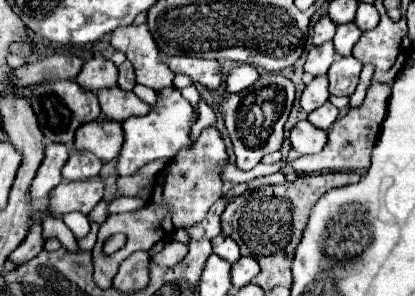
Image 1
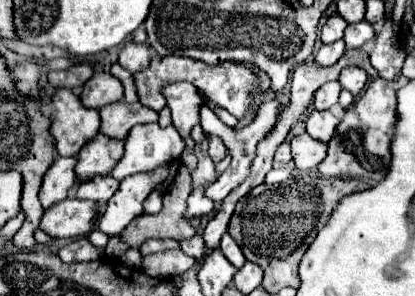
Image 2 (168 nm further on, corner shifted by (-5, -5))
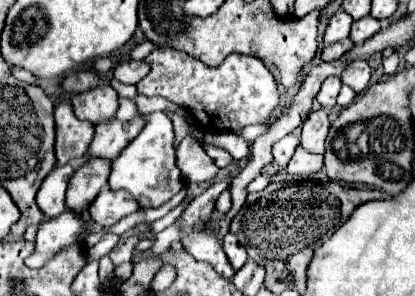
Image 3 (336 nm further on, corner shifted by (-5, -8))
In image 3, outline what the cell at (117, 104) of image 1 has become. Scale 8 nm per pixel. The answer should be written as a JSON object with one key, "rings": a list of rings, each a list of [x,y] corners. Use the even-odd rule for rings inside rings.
{"rings":[[[116,118],[102,122],[96,126],[88,154],[96,158],[114,160],[140,134],[142,128],[144,128],[142,118],[134,118],[130,122],[120,122]]]}

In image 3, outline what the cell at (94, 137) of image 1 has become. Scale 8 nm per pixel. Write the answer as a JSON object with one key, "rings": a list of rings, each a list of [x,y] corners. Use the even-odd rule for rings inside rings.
{"rings":[[[88,158],[86,164],[74,172],[66,190],[66,206],[72,212],[78,212],[80,216],[86,212],[90,200],[94,200],[94,196],[98,196],[102,186],[108,184],[110,164],[112,164],[110,160]]]}

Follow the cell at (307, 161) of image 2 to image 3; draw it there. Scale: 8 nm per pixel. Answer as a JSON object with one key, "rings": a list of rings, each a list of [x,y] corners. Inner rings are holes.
{"rings":[[[298,146],[296,154],[292,156],[292,160],[290,160],[286,170],[288,170],[288,174],[295,177],[307,177],[322,168],[322,160],[324,158],[320,154],[310,154],[310,152],[306,152],[304,148]]]}

